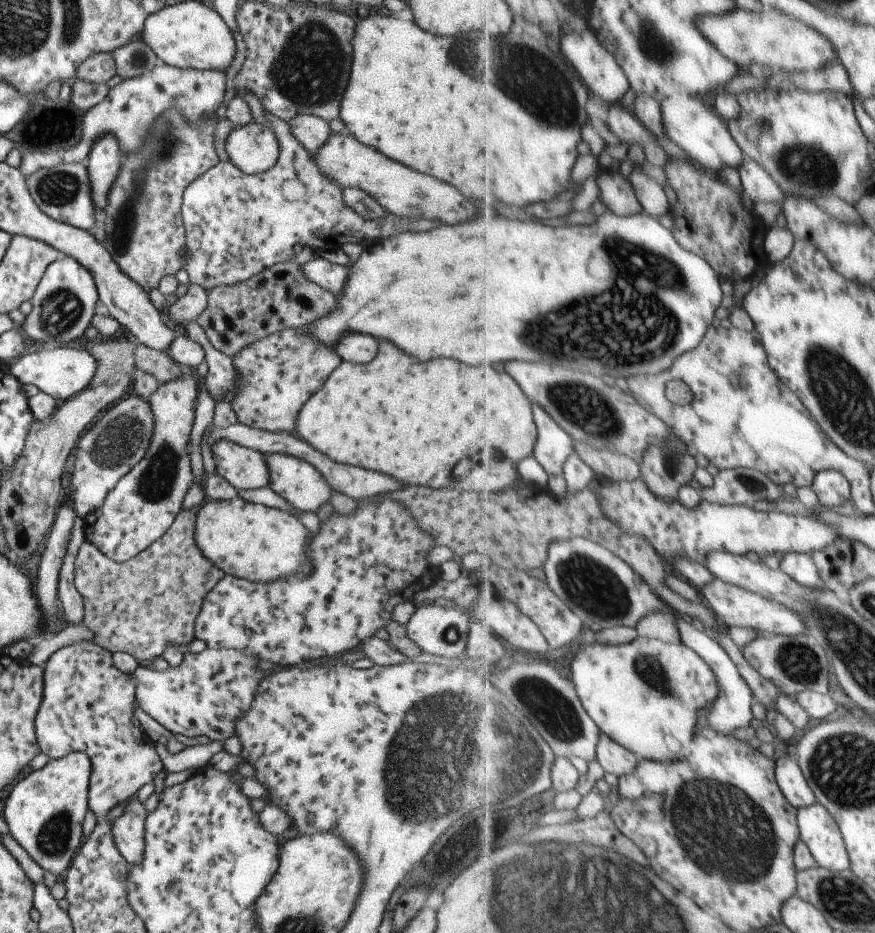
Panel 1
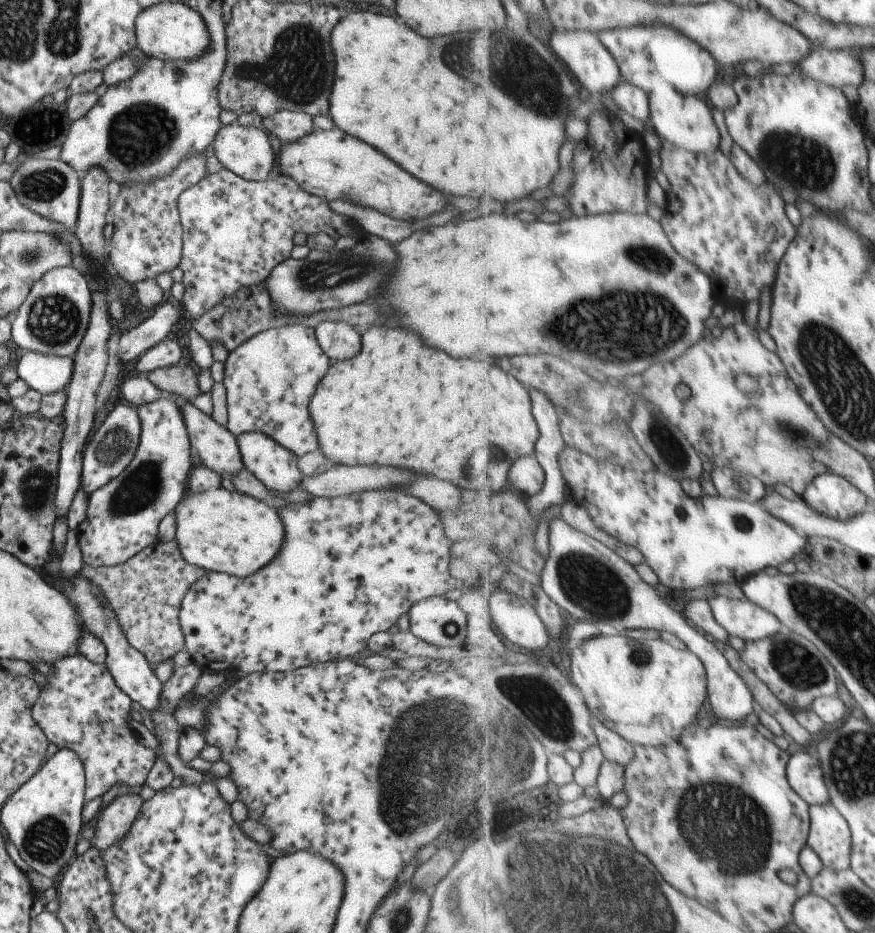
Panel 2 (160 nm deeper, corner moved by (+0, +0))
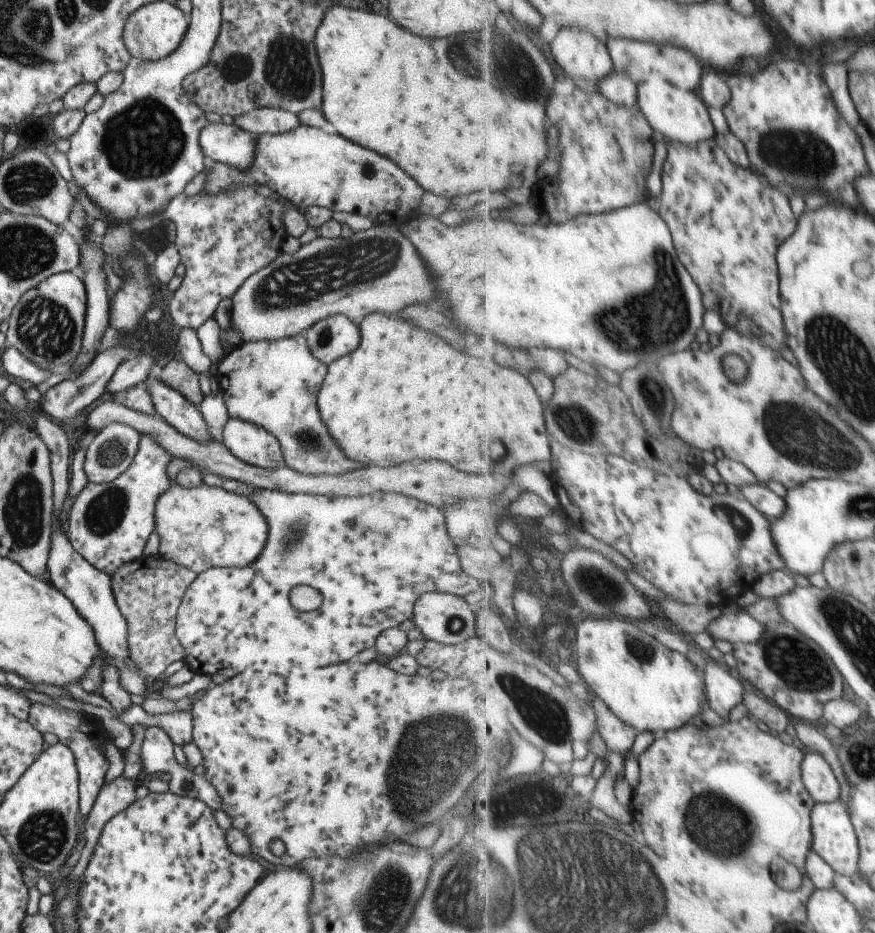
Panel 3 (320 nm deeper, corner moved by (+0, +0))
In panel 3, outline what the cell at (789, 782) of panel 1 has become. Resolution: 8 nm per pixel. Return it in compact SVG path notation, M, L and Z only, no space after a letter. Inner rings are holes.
M821 753L805 755L802 773L805 786L817 803L841 800L840 774Z

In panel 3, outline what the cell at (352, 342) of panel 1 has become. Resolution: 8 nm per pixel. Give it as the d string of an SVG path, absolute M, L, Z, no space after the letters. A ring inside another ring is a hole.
M329 315L303 332L307 348L324 365L353 352L360 341L357 322L345 315Z

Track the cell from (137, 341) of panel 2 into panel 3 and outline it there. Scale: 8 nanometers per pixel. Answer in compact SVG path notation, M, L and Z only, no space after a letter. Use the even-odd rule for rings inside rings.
M119 344L108 349L105 348L103 352L98 352L92 358L92 362L83 367L75 376L70 379L63 379L42 394L42 412L58 424L64 425L67 423L77 412L81 412L85 406L89 406L93 400L105 392L104 386L106 382L110 380L114 370L121 361L125 360L128 353L129 349Z

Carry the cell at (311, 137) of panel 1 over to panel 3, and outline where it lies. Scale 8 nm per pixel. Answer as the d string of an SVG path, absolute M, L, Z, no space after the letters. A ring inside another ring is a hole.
M254 108L233 119L233 124L252 136L279 134L299 125L296 114L278 108Z

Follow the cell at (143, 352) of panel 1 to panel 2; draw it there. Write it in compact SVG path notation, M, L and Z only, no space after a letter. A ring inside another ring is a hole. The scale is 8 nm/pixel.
M174 364L146 373L147 380L161 390L163 394L176 396L181 400L190 402L200 394L196 375L197 372L192 364L185 366Z

